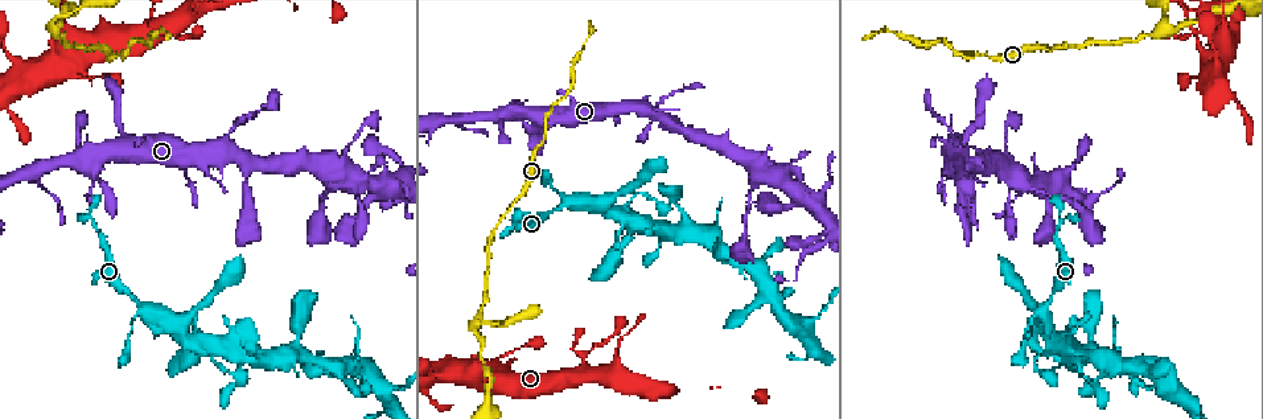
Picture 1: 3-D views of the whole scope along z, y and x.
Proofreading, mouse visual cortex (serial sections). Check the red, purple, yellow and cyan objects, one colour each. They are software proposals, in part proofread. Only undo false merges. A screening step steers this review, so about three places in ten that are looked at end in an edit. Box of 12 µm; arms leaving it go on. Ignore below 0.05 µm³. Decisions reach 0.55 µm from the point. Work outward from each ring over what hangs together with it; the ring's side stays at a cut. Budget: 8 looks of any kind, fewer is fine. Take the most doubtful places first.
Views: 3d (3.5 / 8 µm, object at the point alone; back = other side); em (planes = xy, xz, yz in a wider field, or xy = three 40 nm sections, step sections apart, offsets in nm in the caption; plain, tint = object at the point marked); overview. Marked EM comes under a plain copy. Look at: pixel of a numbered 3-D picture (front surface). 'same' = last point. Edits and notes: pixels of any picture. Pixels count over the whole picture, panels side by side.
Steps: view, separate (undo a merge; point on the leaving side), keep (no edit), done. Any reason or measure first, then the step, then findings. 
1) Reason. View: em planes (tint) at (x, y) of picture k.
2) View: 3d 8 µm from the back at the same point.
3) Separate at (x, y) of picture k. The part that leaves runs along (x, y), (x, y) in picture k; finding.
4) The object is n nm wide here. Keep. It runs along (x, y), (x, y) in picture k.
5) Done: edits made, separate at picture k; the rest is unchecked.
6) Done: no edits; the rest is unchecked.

Sudden change in width. View: 3d 8 µm from the back at (236, 126) of picture 1.

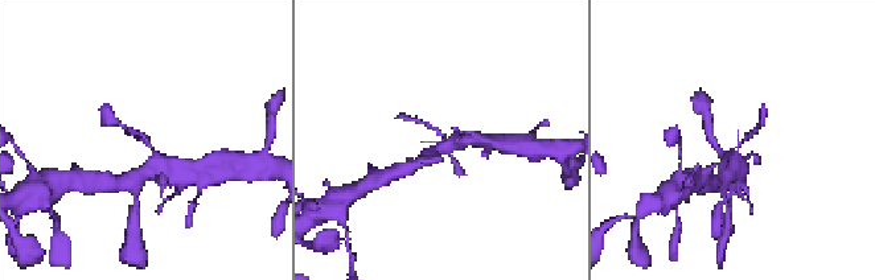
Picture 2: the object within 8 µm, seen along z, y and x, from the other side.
Need the tissue. View: em xy step 2 (tint) at (741, 144) of picture 2.

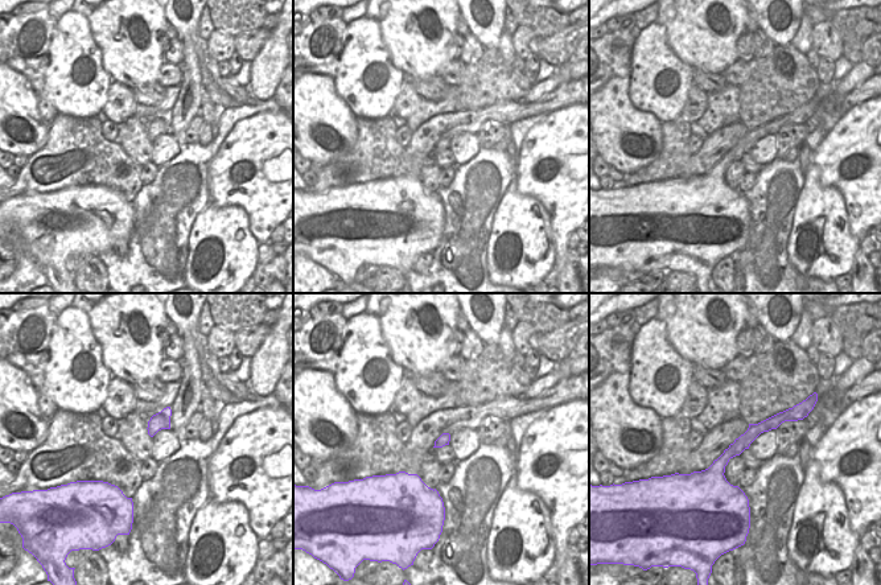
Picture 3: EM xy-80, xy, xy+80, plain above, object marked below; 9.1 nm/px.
Separate at (114, 122) of picture 2. The part that leaves runs along (444, 136), (424, 123), (405, 118) in picture 2; a second cell is stuck on.

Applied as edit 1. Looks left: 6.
See it whole again. View: overview.

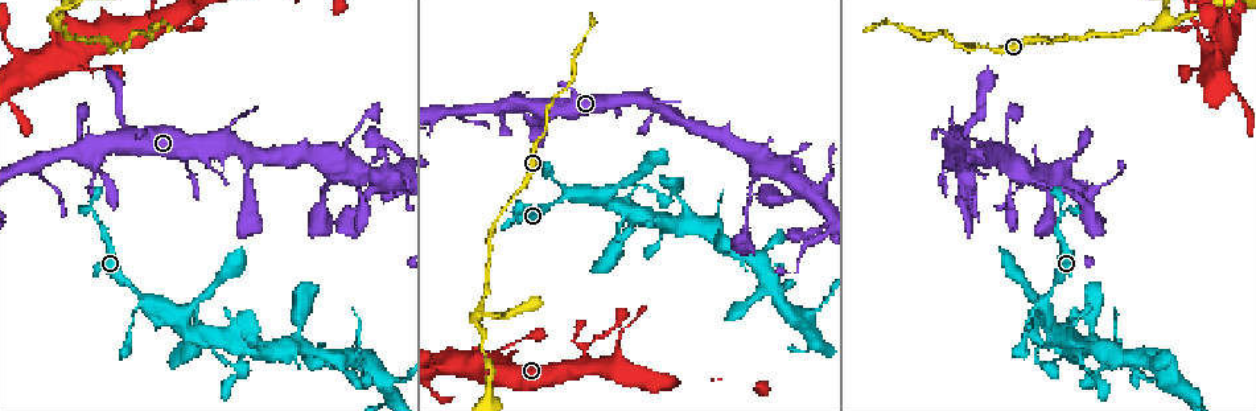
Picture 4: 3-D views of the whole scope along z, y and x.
Narrows sharply. View: 3d 3.5 µm at (1059, 221) of picture 4.

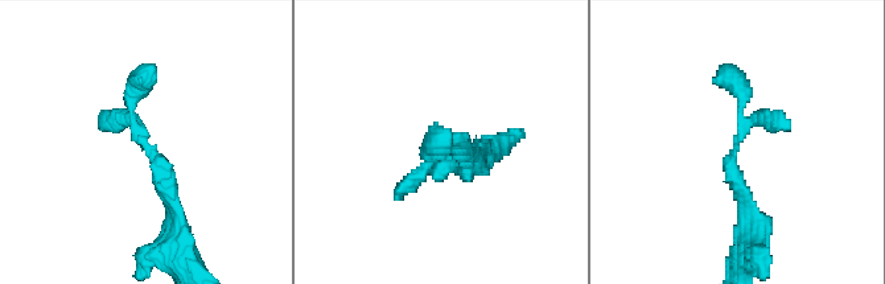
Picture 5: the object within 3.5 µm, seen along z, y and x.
View: em xy step 3 (tint) at (736, 141) of picture 5.

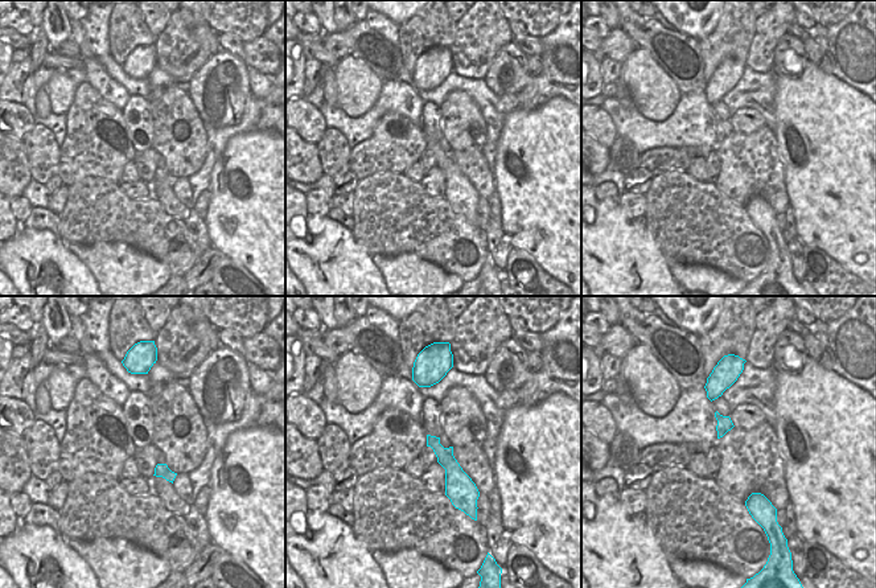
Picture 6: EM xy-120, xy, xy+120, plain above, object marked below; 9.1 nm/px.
Keep. All the same cell.

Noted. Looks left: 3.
Thin arm on a thick one. View: 3d 8 µm at (212, 341) of picture 4.

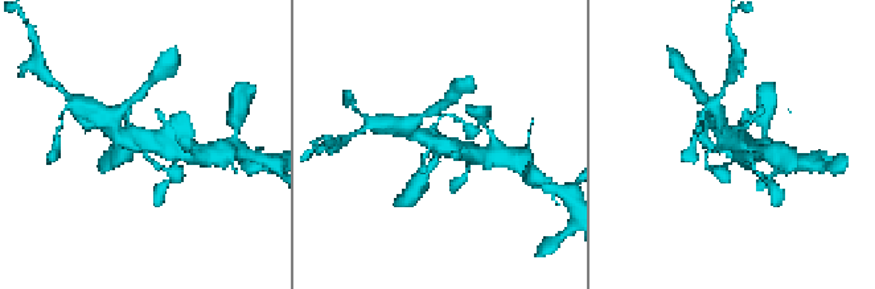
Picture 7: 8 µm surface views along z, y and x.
Shape alone is not enough. View: em xy step 2 (tint) at (144, 144) of picture 7.

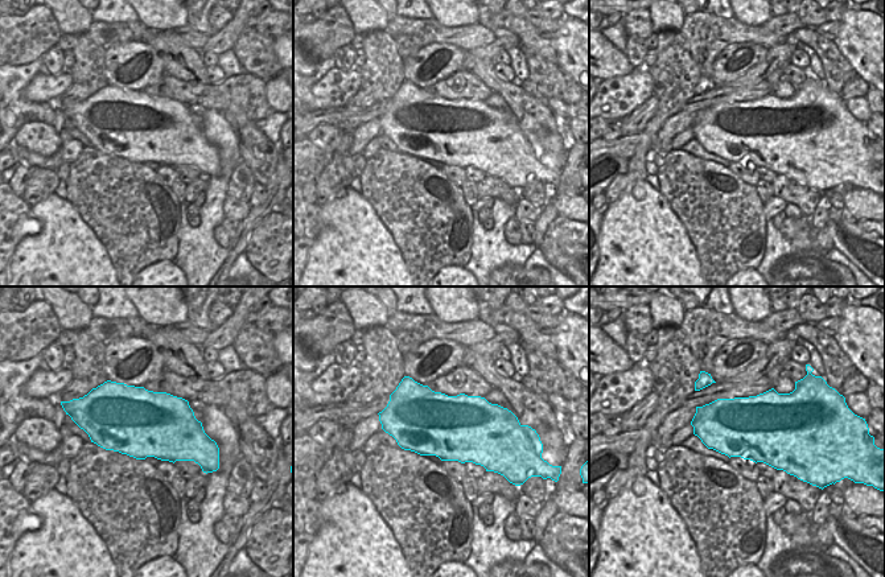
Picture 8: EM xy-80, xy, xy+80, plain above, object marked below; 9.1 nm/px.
The object is 600 nm wide here. Keep. It runs along (409, 131), (439, 147), (476, 155) in picture 7; all the same cell.

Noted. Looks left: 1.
Done: edits made, separate at picture 2; the rest is unchecked.

